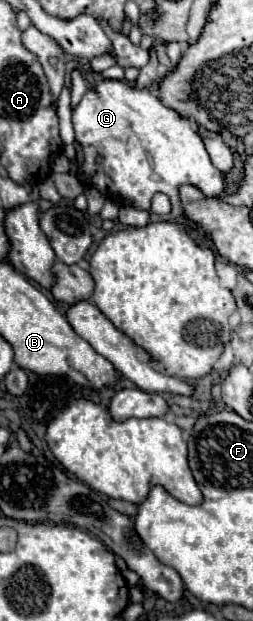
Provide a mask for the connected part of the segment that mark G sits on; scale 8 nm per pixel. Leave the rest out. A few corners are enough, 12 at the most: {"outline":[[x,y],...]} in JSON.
{"outline":[[100,80],[72,108],[86,186],[150,212],[222,174],[193,119]]}

